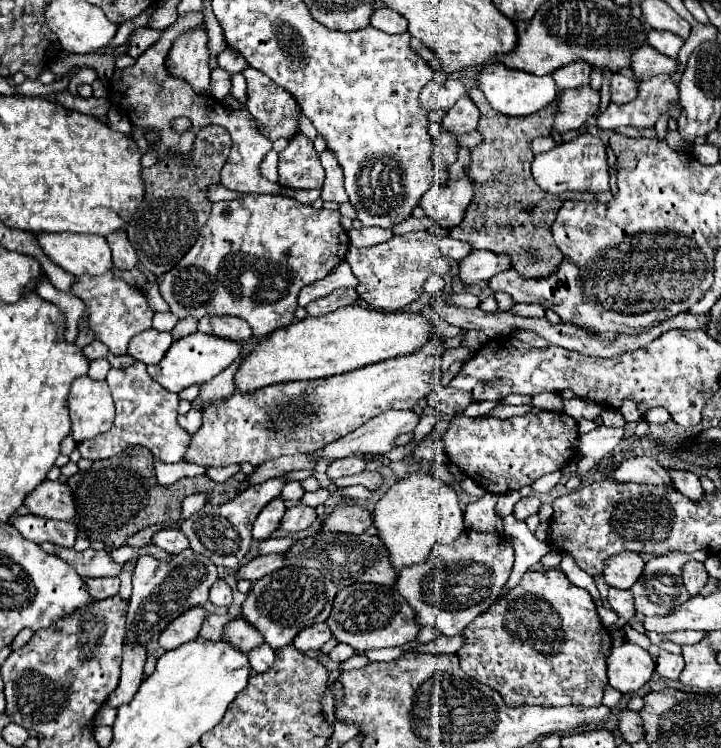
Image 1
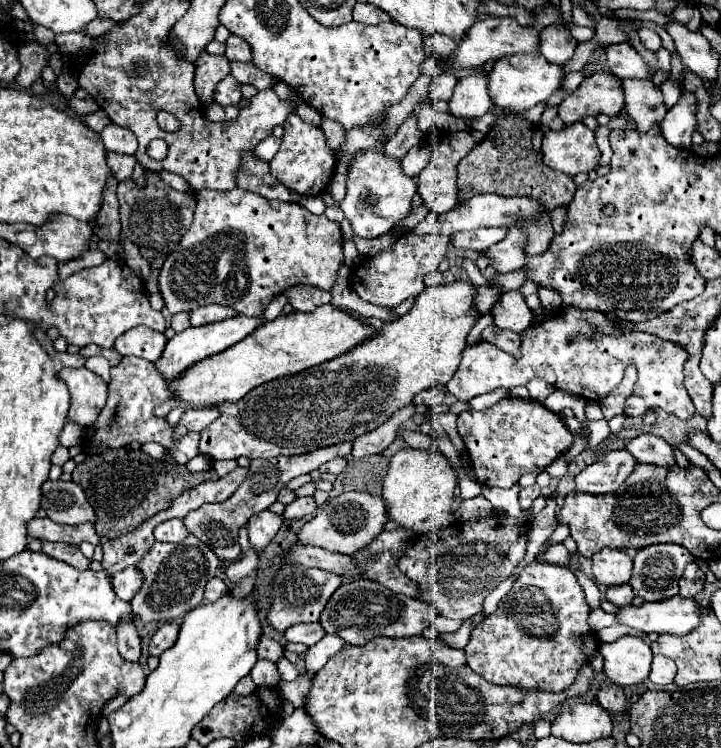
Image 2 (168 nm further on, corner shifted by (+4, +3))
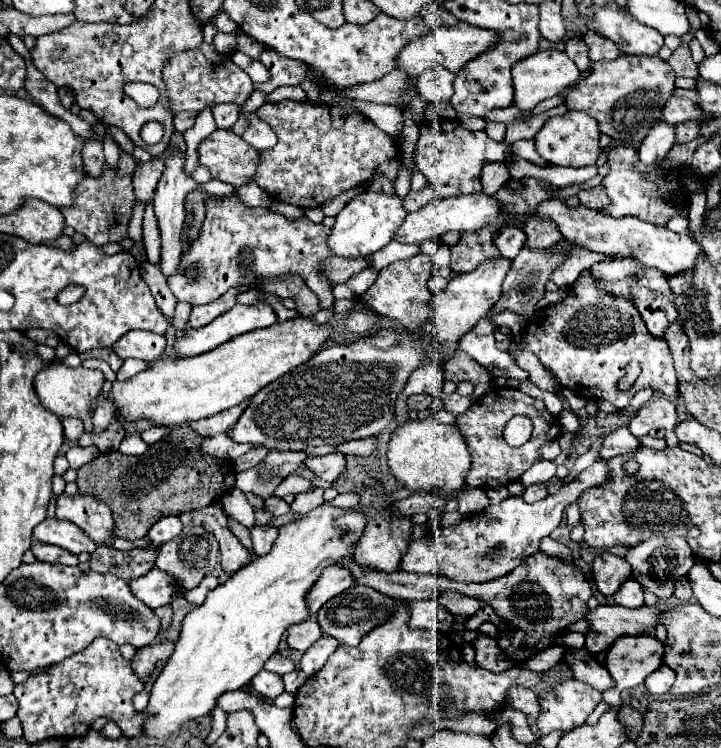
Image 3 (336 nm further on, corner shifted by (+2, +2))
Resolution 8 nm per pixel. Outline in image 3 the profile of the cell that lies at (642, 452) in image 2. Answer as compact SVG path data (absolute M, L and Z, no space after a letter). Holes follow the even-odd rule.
M617 428L613 430L611 434L605 436L603 440L603 446L597 454L597 460L609 460L617 454L625 454L625 452L633 452L635 448L639 448L639 442L637 438L629 432L629 428Z

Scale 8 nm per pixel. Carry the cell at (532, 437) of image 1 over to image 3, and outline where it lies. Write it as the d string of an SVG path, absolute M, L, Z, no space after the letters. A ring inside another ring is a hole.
M493 386L477 402L473 402L457 418L457 426L461 428L461 432L467 436L467 442L471 444L471 458L473 458L471 470L469 470L469 474L465 478L465 488L475 488L477 486L477 488L487 490L487 488L505 486L507 482L519 480L521 474L537 462L539 448L545 442L555 440L559 436L559 432L561 432L561 426L555 420L543 418L543 414L549 414L547 408L543 406L543 402L527 396L519 388L499 388L499 386ZM515 414L525 414L533 422L531 440L525 442L519 448L507 446L507 442L503 438L503 428Z

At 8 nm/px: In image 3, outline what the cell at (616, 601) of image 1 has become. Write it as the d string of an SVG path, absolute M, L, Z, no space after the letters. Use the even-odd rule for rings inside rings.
M627 580L617 592L615 592L615 602L619 606L625 606L625 608L641 608L645 602L643 602L643 588L639 582L635 580Z

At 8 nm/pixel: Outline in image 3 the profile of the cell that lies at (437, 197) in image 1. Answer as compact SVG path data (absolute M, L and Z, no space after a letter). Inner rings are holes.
M429 120L421 126L421 136L415 150L417 170L425 174L429 184L435 190L437 198L471 194L481 190L481 168L485 162L503 162L511 154L509 144L491 140L485 132L469 132L455 120Z

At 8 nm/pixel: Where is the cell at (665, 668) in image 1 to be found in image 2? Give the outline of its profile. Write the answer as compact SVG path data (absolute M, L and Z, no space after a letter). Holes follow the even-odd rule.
M655 655L653 657L653 665L651 665L651 673L649 673L649 679L659 685L659 687L665 687L665 685L671 685L673 679L675 679L675 663L673 659L665 657L665 655Z

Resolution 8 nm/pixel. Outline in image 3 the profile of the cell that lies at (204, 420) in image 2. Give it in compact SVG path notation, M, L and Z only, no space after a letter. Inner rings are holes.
M245 400L243 404L231 408L231 410L225 410L225 412L219 412L215 416L209 416L205 420L199 420L199 422L191 422L189 426L195 426L195 430L201 434L201 436L213 436L213 434L227 434L233 424L239 420L239 416L243 414L243 410L249 406L251 400Z

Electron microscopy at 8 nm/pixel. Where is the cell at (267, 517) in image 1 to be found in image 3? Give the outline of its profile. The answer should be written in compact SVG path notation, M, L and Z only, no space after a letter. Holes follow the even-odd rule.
M255 526L255 528L251 528L251 540L253 540L253 552L257 556L265 556L277 540L277 528L273 528L273 526Z

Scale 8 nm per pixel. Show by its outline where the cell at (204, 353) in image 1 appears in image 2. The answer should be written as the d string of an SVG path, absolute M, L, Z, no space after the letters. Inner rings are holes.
M241 315L241 317L225 319L225 323L213 323L213 325L205 325L205 327L189 327L183 333L175 333L175 337L167 341L167 347L161 353L161 357L155 361L155 369L167 381L179 379L189 367L193 367L195 363L199 363L207 357L213 357L213 355L229 349L229 347L233 347L235 343L245 339L249 333L253 333L261 323L263 323L261 319L247 319L247 317Z

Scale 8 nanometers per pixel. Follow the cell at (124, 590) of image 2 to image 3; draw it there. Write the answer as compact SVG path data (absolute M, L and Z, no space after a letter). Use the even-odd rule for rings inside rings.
M153 568L149 574L131 580L131 590L153 610L171 604L183 592L177 580L171 574L161 572L159 568Z

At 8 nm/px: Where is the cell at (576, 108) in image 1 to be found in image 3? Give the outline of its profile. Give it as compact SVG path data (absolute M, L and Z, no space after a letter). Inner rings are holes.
M627 56L615 60L599 60L589 76L581 78L565 96L569 110L581 110L593 116L599 130L613 138L615 144L635 144L647 136L653 124L661 122L661 110L675 90L673 68L653 56Z

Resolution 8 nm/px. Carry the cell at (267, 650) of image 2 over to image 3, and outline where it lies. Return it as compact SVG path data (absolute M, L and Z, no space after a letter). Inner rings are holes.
M275 654L275 656L271 656L271 660L265 664L265 670L283 676L283 674L287 674L287 672L293 672L293 670L295 670L295 664L293 664L289 658L283 658L283 656Z

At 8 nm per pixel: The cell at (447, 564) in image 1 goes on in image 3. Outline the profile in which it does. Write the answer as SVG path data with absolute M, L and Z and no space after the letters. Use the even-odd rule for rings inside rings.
M597 460L593 466L583 470L575 480L565 484L557 494L527 504L523 498L505 498L501 504L489 506L487 510L463 518L459 524L449 528L437 528L429 536L423 536L409 544L407 554L401 560L401 570L419 574L439 574L455 582L483 582L495 580L495 576L505 576L515 568L515 562L525 560L531 552L539 550L539 540L549 536L563 518L563 510L575 502L583 490L603 484L607 480L607 462Z

